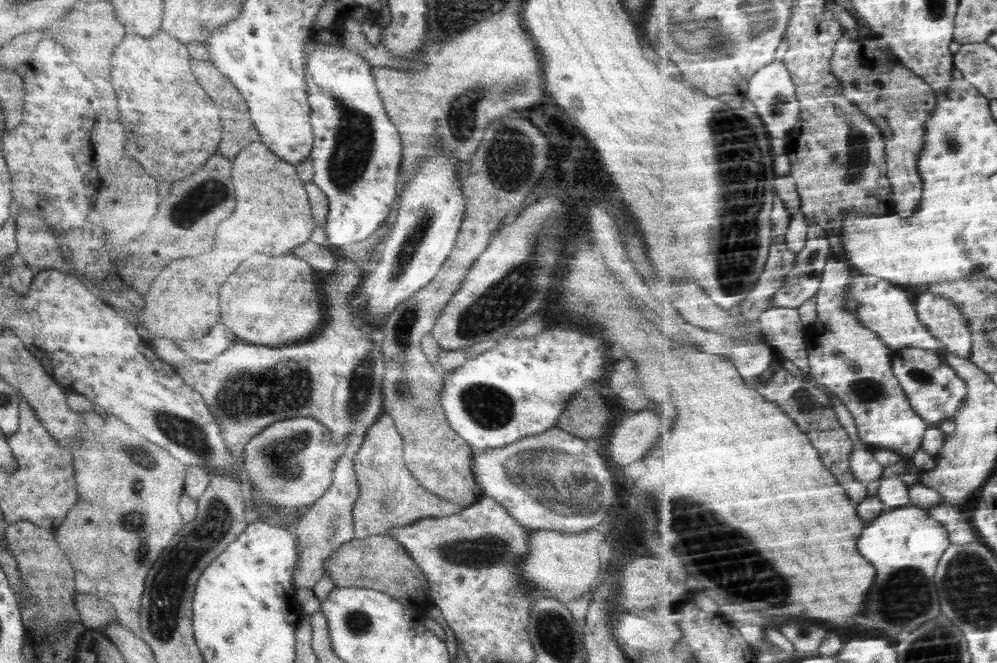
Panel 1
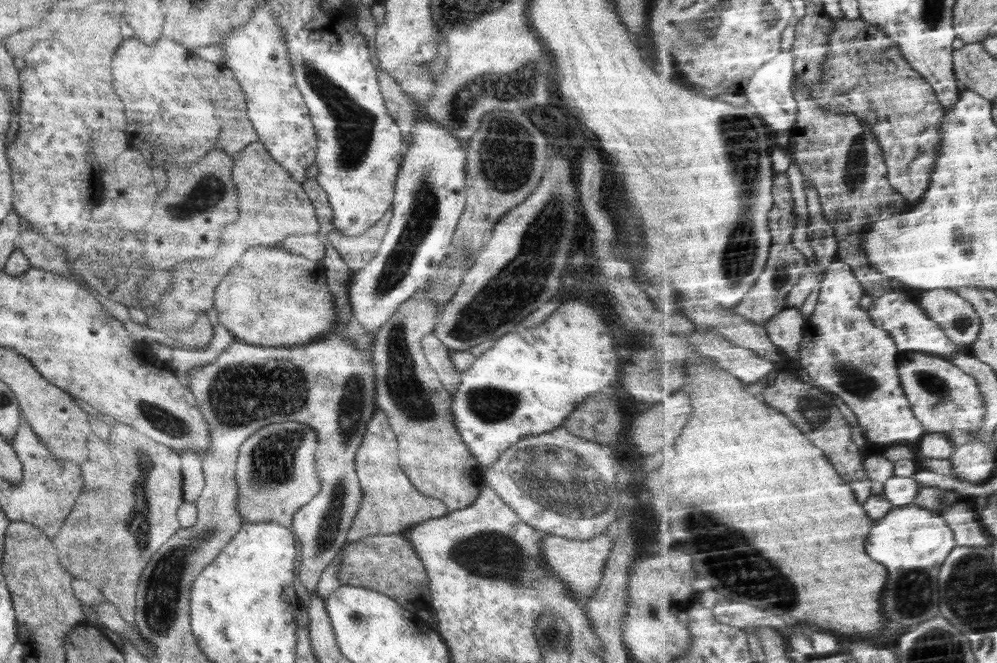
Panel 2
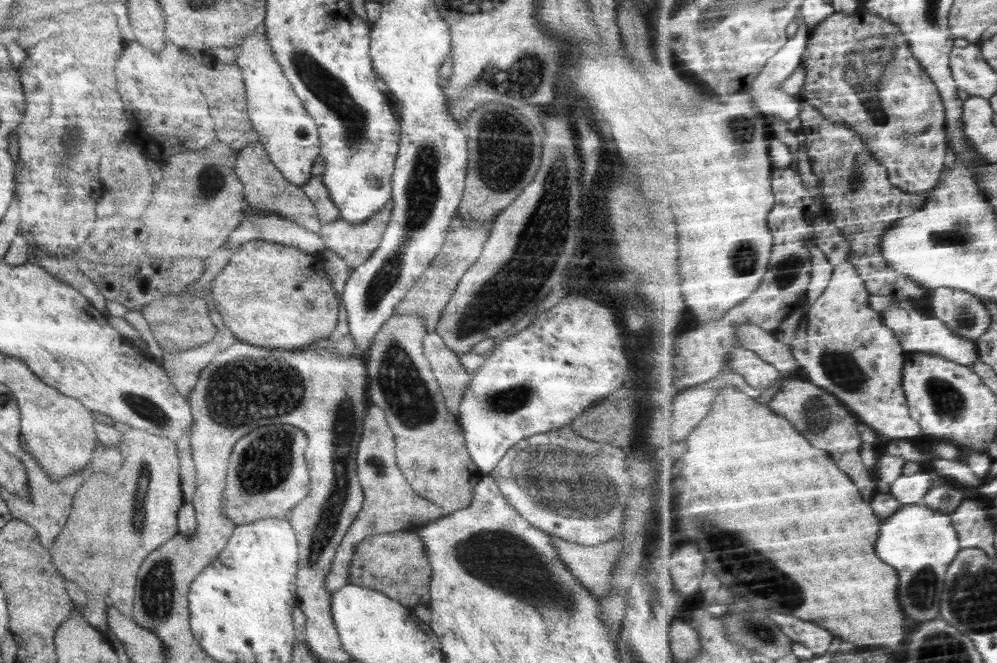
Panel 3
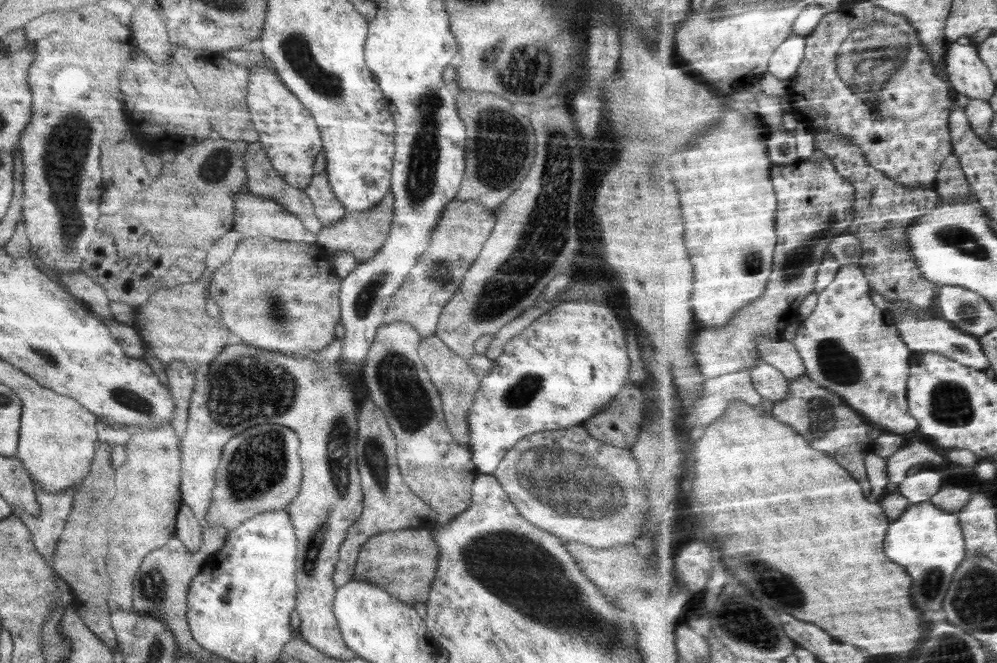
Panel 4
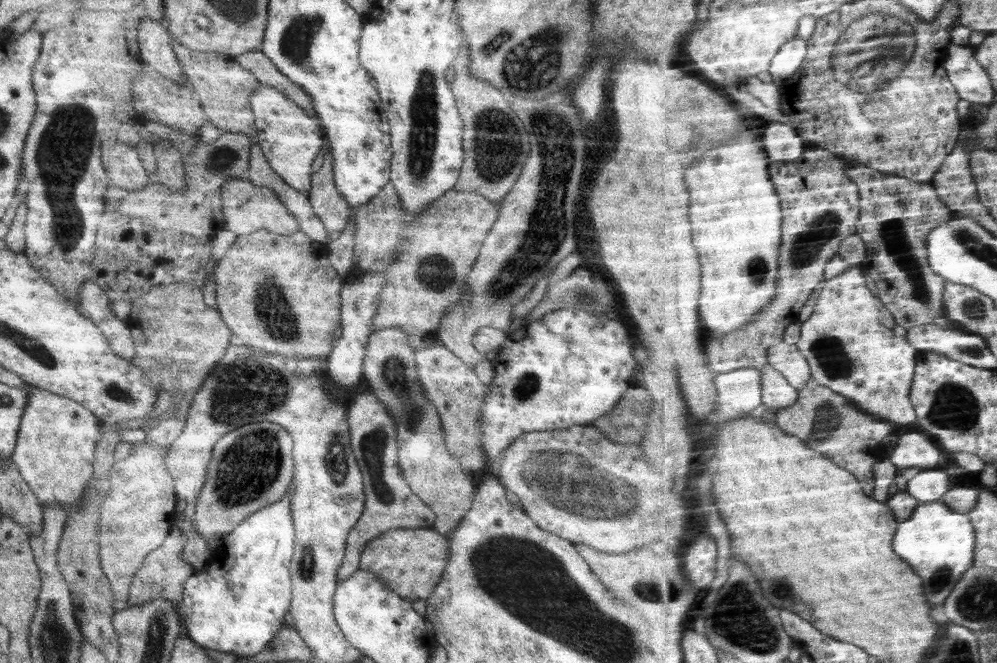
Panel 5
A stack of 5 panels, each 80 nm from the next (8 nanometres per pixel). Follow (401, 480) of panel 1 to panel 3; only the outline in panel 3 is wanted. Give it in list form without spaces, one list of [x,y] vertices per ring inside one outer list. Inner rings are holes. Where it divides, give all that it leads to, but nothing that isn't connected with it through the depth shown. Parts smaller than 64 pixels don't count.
[[[370,404],[366,411],[363,433],[357,448],[357,477],[363,490],[363,505],[355,521],[344,535],[333,558],[330,572],[325,576],[325,587],[330,593],[349,583],[349,568],[359,542],[375,534],[390,531],[415,530],[427,522],[440,519],[441,510],[430,501],[416,494],[402,471],[398,468],[394,452],[394,436],[388,424],[383,422],[381,411]]]

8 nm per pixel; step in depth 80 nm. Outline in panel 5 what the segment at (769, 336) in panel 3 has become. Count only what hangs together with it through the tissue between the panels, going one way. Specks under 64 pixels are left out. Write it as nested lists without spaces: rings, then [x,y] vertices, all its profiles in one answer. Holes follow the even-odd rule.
[[[784,341],[769,350],[769,364],[782,372],[794,386],[802,388],[814,380],[810,361],[797,344]]]

